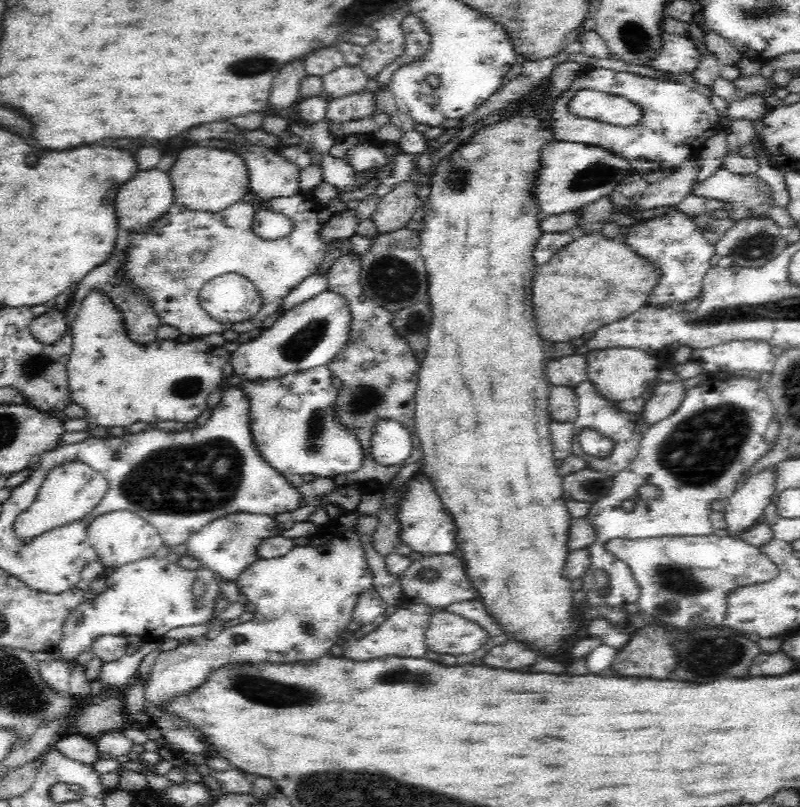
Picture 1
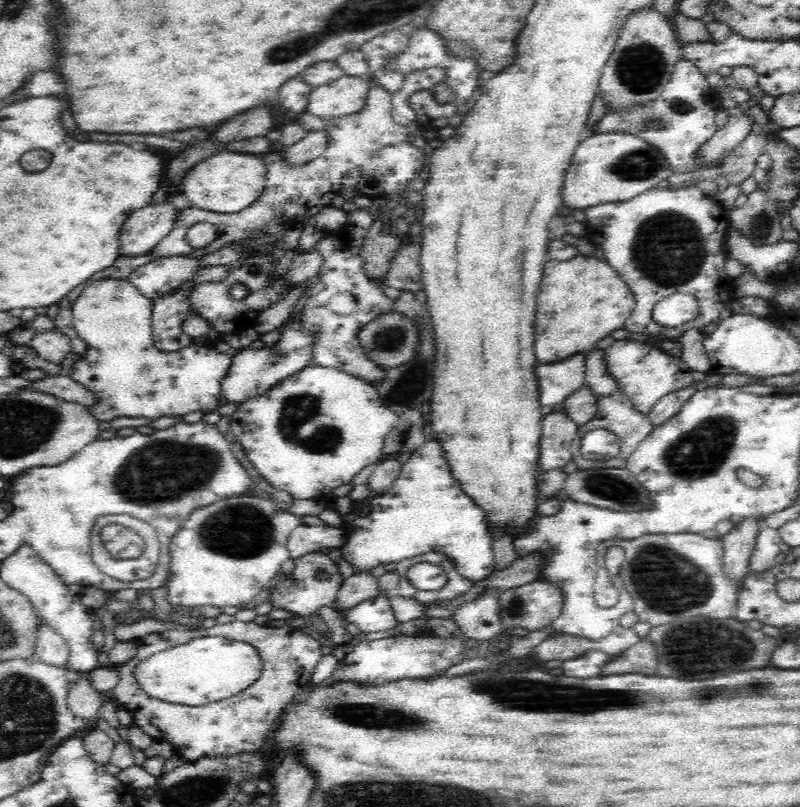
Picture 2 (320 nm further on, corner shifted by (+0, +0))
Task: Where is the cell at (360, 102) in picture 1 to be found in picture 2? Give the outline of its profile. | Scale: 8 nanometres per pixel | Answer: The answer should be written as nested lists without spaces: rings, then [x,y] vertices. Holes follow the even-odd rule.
[[[328,129],[312,130],[307,132],[298,142],[287,146],[283,152],[283,158],[290,164],[308,162],[310,159],[321,155],[327,148]]]

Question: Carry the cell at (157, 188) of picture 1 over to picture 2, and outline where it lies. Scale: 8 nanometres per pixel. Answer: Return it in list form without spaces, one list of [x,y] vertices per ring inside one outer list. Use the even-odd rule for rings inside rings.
[[[170,200],[134,210],[122,226],[120,255],[138,256],[153,249],[174,228],[178,213]]]

